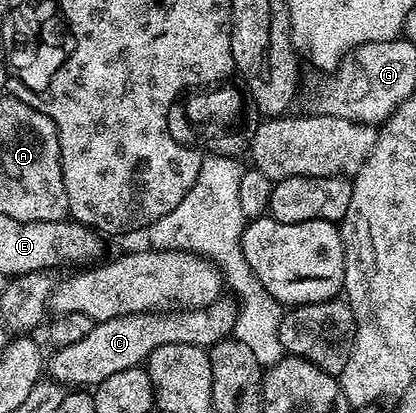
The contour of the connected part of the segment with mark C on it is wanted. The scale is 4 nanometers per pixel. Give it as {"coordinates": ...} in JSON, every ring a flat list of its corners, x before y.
{"coordinates":[[220,296,213,304,202,306,200,310,130,314,124,318,97,322,85,340,58,347,55,355,46,359,46,377,63,388,94,388,109,380,109,376,125,372,125,368,143,366,148,356,161,348,161,344,213,347,232,333,238,320,240,303,234,297,227,297]]}

